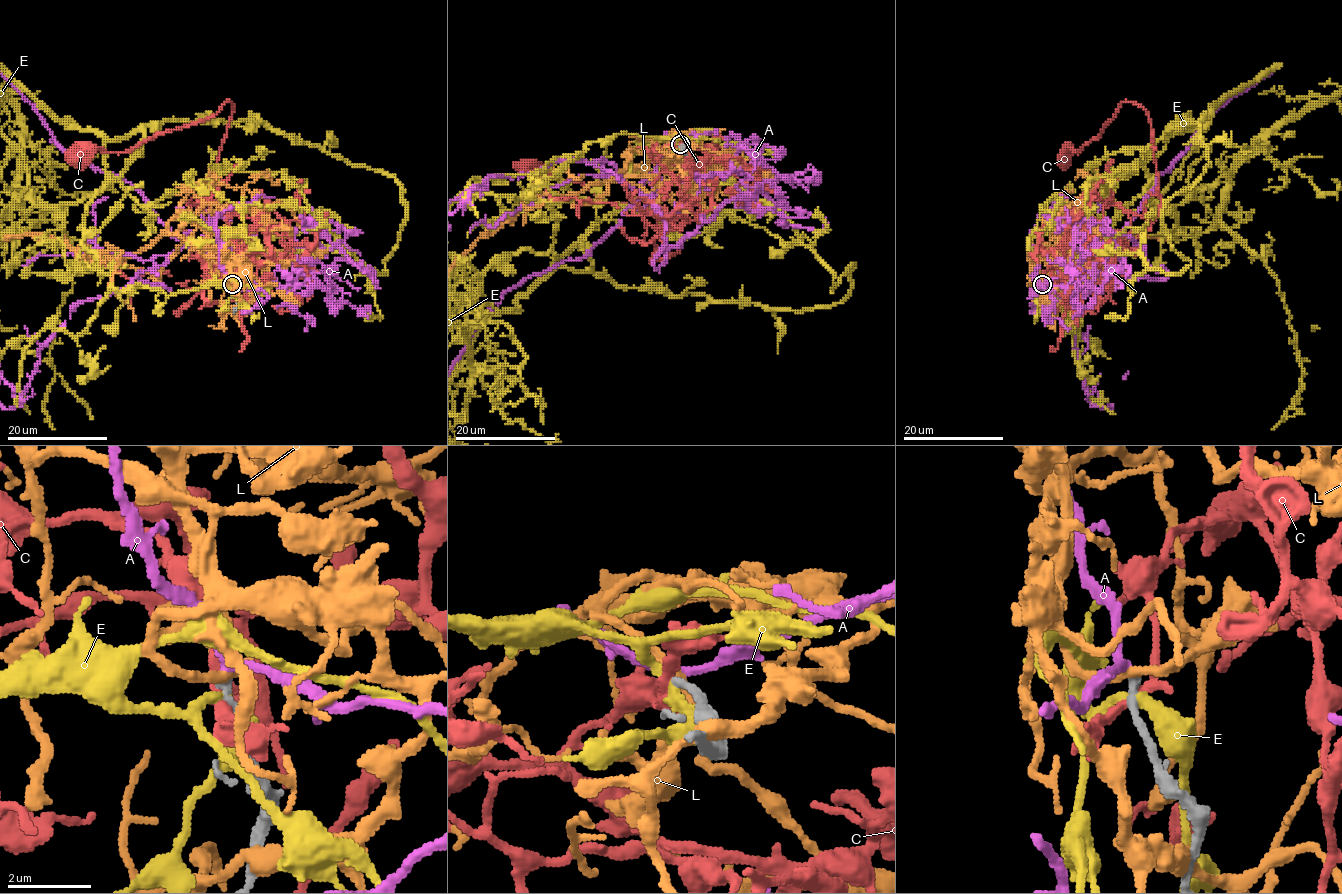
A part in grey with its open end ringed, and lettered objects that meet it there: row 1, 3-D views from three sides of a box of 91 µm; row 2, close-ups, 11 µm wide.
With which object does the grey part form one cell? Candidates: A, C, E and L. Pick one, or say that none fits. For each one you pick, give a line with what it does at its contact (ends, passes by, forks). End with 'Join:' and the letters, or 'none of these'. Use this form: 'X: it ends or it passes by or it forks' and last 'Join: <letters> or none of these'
A: it passes by
Join: A

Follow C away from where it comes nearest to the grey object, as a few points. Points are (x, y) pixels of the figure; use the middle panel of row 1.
C: (680, 145), (662, 167), (674, 183), (661, 191), (651, 262), (679, 249), (671, 222), (530, 169)

